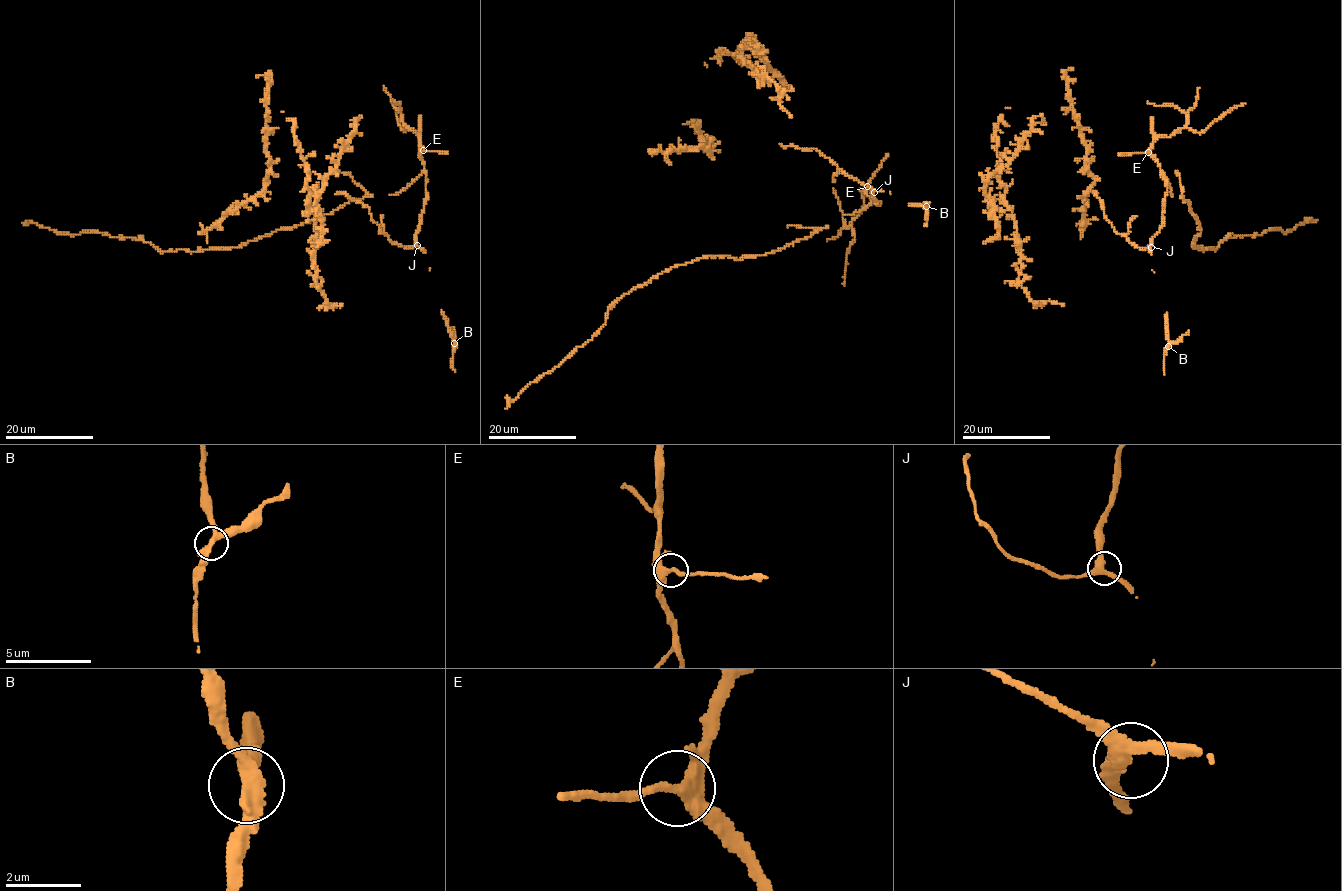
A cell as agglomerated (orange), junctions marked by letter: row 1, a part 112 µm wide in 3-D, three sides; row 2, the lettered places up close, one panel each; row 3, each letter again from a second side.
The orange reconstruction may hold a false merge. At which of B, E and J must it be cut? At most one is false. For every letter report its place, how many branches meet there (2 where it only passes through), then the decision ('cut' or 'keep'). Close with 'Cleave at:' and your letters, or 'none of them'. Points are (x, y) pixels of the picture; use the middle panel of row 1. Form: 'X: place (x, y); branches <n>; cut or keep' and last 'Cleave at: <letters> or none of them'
B: place (926, 206); branches 3; cut
E: place (867, 186); branches 3; keep
J: place (874, 192); branches 3; keep
Cleave at: B

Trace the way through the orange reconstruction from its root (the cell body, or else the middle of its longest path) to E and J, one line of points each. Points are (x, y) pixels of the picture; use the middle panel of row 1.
E: (858, 182), (872, 189), (878, 205), (866, 193), (867, 186)
J: (858, 182), (874, 192)

